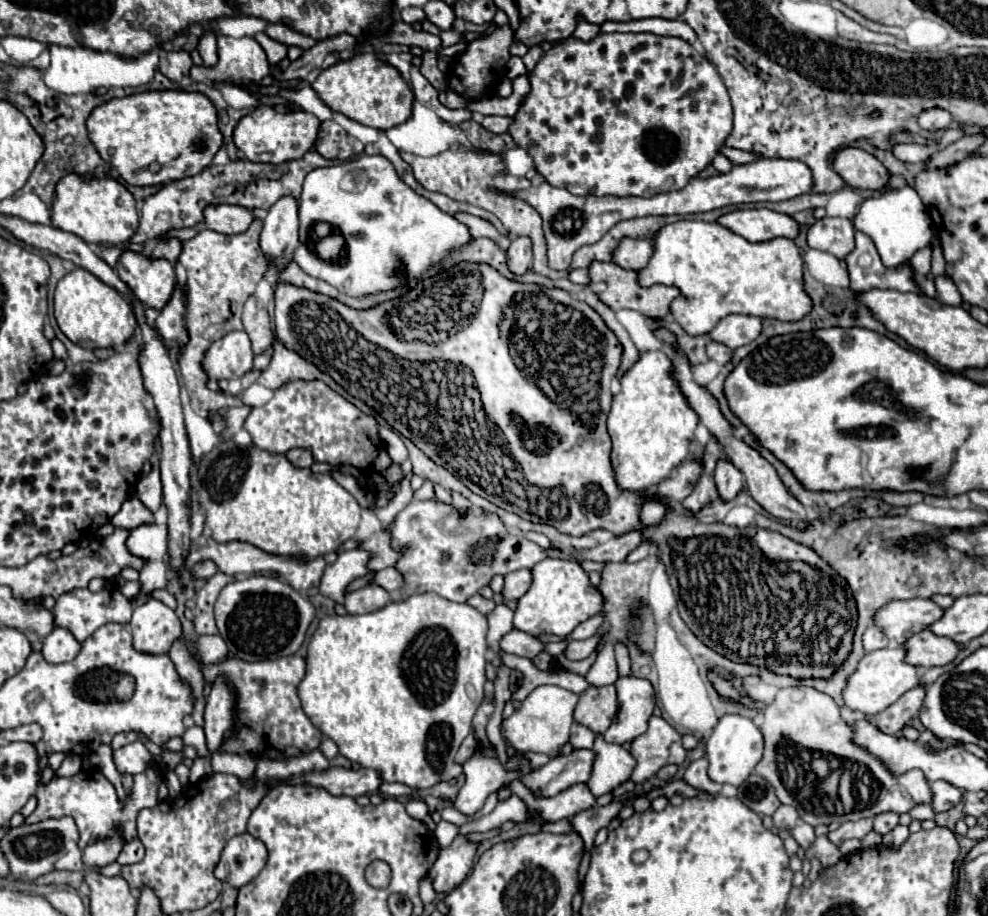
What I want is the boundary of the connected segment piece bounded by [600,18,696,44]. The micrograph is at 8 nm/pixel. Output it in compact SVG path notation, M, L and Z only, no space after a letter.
M648 18L646 22L606 22L600 26L602 32L650 32L656 36L678 36L688 44L696 42L696 32L682 20Z

